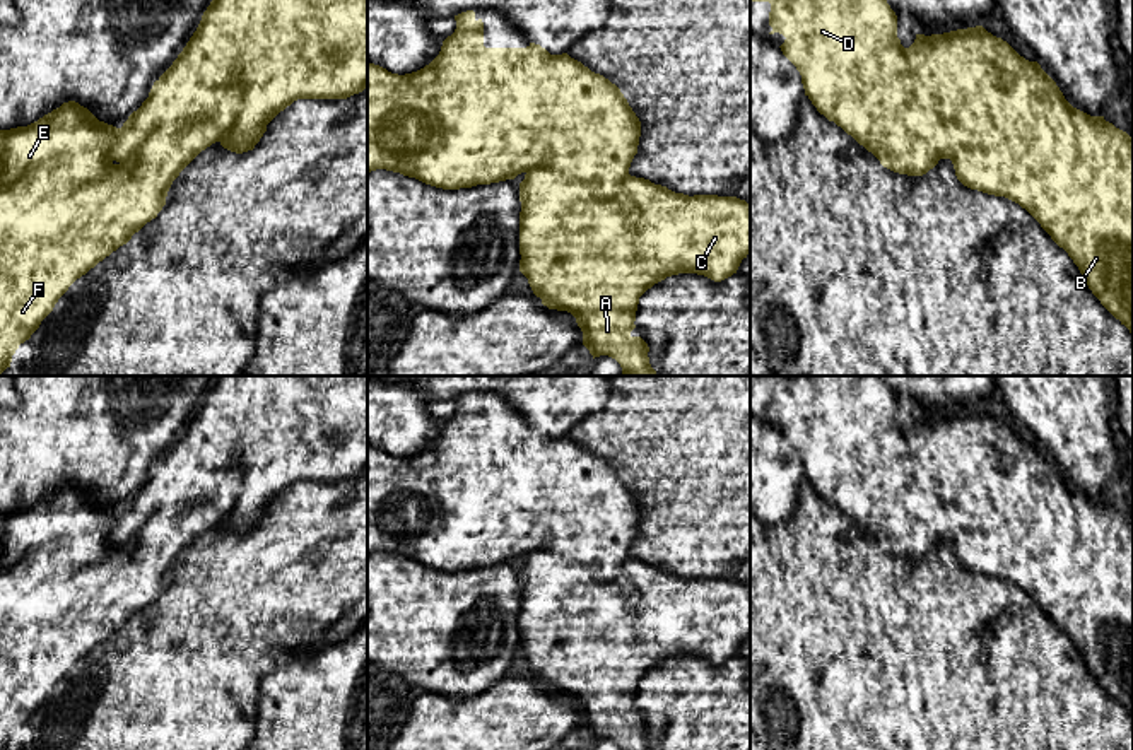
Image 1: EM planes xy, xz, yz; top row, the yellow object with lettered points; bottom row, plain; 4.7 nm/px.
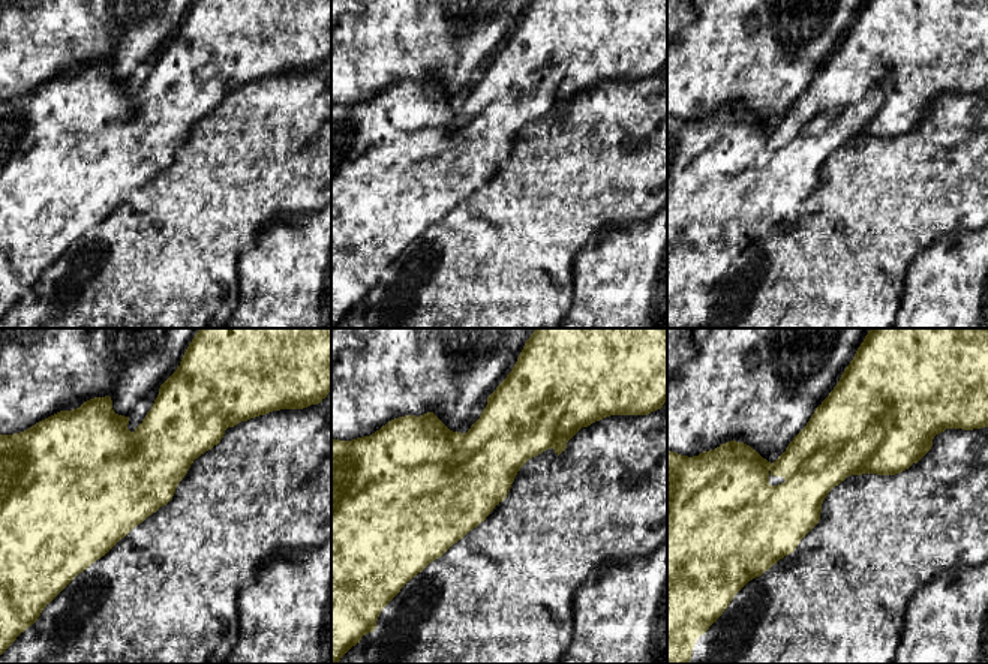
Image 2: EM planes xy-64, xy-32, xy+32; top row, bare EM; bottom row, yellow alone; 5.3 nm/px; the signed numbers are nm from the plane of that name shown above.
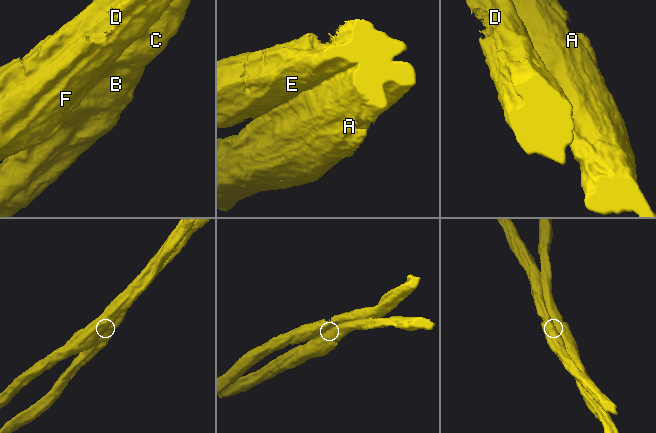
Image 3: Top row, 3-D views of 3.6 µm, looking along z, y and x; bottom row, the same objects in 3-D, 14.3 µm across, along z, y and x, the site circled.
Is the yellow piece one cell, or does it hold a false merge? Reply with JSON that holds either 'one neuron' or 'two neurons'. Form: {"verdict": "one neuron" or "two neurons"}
{"verdict": "two neurons"}

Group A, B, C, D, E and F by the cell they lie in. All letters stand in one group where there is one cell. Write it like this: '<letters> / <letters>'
A B C / D E F

